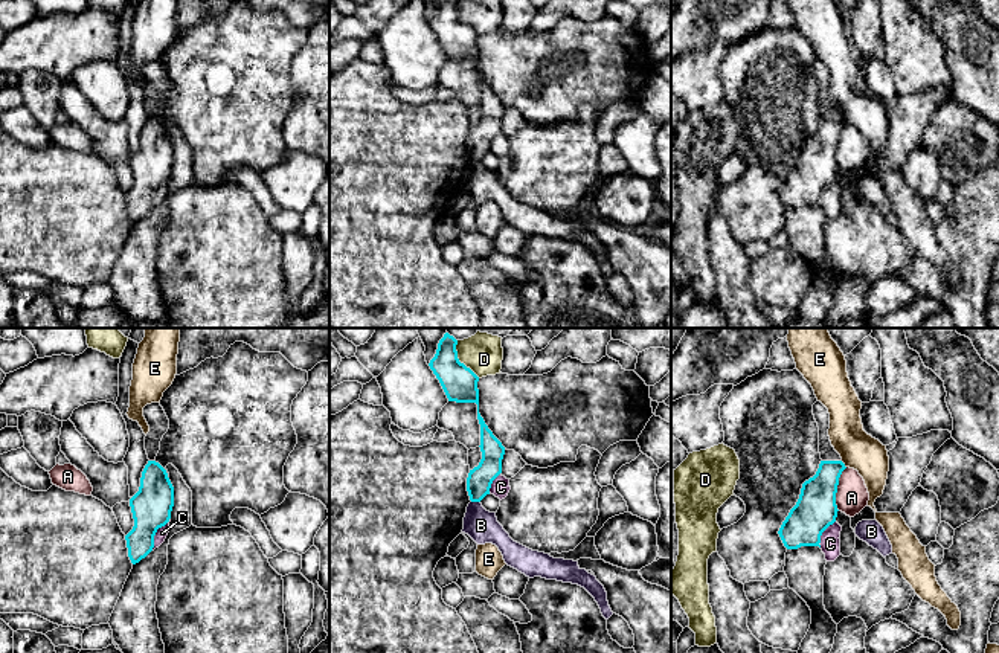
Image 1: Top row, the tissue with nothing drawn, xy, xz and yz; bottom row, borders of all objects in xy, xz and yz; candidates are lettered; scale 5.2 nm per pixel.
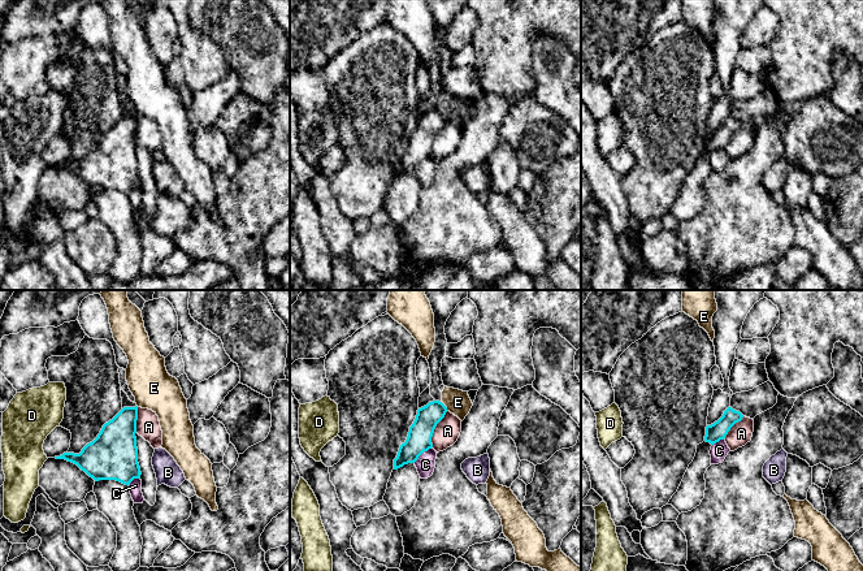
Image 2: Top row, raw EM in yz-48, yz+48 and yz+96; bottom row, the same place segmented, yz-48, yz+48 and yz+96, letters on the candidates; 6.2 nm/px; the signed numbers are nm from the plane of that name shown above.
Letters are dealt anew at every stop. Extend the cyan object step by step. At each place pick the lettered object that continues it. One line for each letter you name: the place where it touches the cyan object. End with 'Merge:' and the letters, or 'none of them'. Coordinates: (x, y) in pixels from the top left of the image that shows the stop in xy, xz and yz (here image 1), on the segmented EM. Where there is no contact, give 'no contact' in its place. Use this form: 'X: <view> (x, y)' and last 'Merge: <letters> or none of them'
Merge: none of them

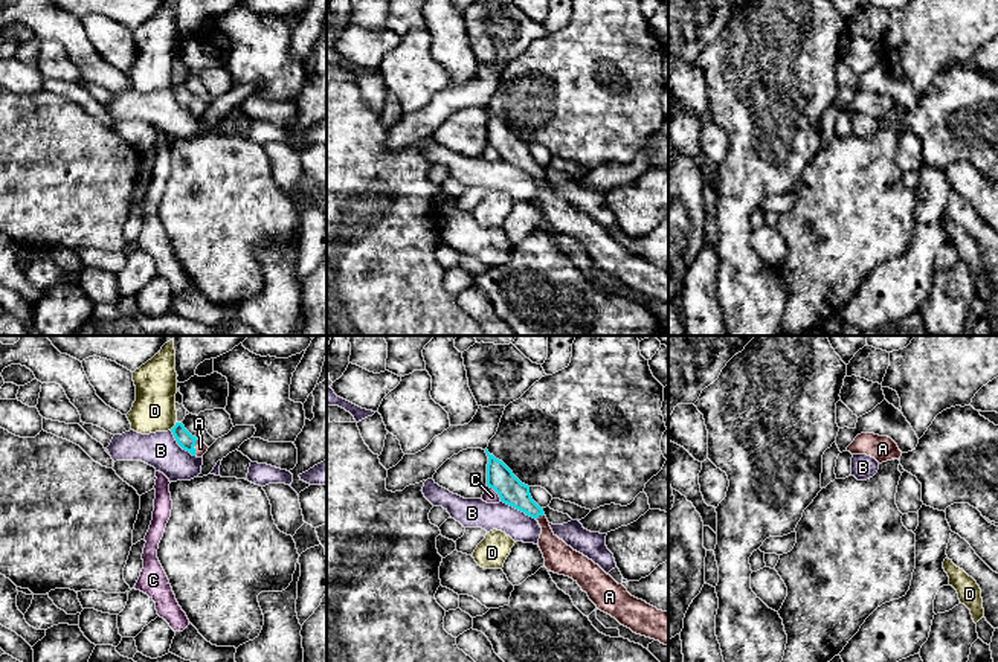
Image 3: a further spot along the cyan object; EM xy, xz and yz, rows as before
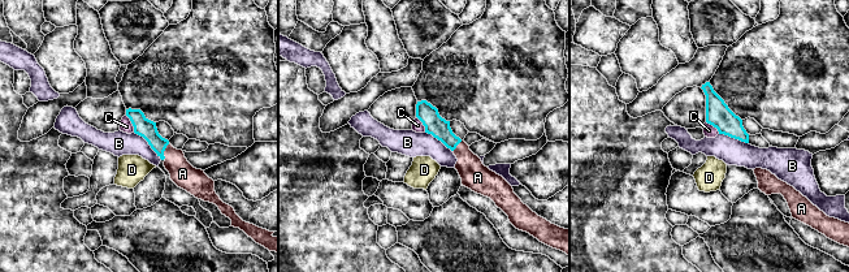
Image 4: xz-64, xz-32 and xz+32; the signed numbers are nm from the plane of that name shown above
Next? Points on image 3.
A: xy (193, 447)
Merge: A

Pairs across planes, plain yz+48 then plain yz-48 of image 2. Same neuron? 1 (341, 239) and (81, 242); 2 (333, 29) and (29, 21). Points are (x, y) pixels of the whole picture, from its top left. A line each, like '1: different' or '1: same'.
1: different
2: same

